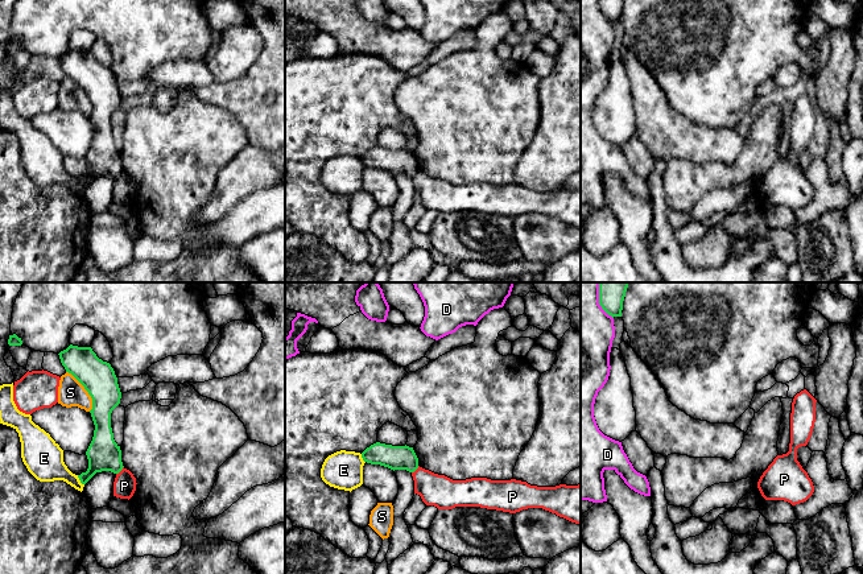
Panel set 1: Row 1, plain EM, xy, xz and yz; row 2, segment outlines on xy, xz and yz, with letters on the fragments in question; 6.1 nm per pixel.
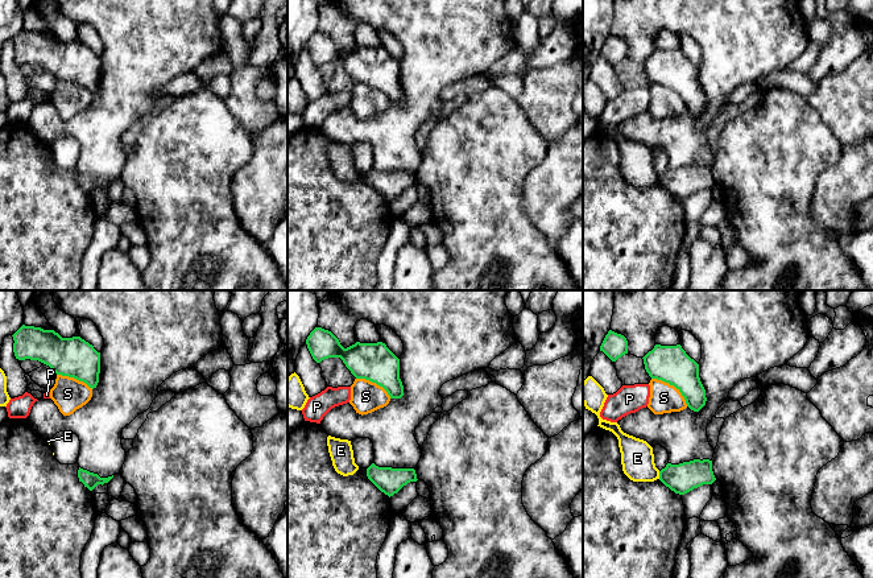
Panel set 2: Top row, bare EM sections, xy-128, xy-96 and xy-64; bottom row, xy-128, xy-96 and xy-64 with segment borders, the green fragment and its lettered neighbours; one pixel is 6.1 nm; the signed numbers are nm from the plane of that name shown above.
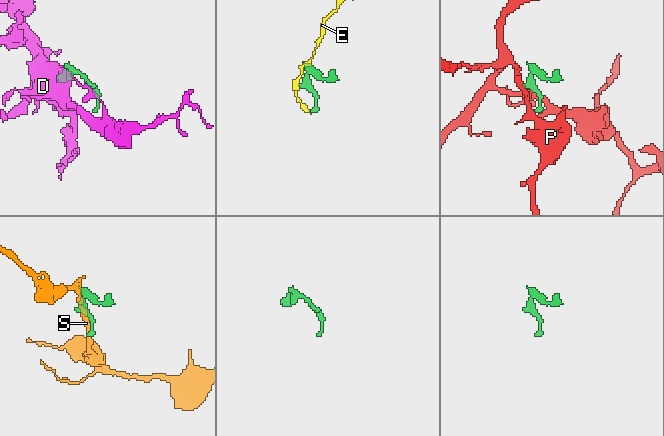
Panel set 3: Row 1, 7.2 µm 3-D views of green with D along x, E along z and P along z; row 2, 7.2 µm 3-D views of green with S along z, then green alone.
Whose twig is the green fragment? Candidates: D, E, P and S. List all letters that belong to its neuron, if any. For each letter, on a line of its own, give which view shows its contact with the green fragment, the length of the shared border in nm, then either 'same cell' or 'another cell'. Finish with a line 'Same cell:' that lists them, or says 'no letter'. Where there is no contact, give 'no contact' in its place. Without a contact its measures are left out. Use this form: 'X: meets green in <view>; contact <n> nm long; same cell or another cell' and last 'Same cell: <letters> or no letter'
D: meets green in yz; contact 170 nm long; another cell
E: meets green in xy; contact 80 nm long; another cell
P: meets green in xy; contact 70 nm long; another cell
S: meets green in xy; contact 280 nm long; another cell
Same cell: no letter

